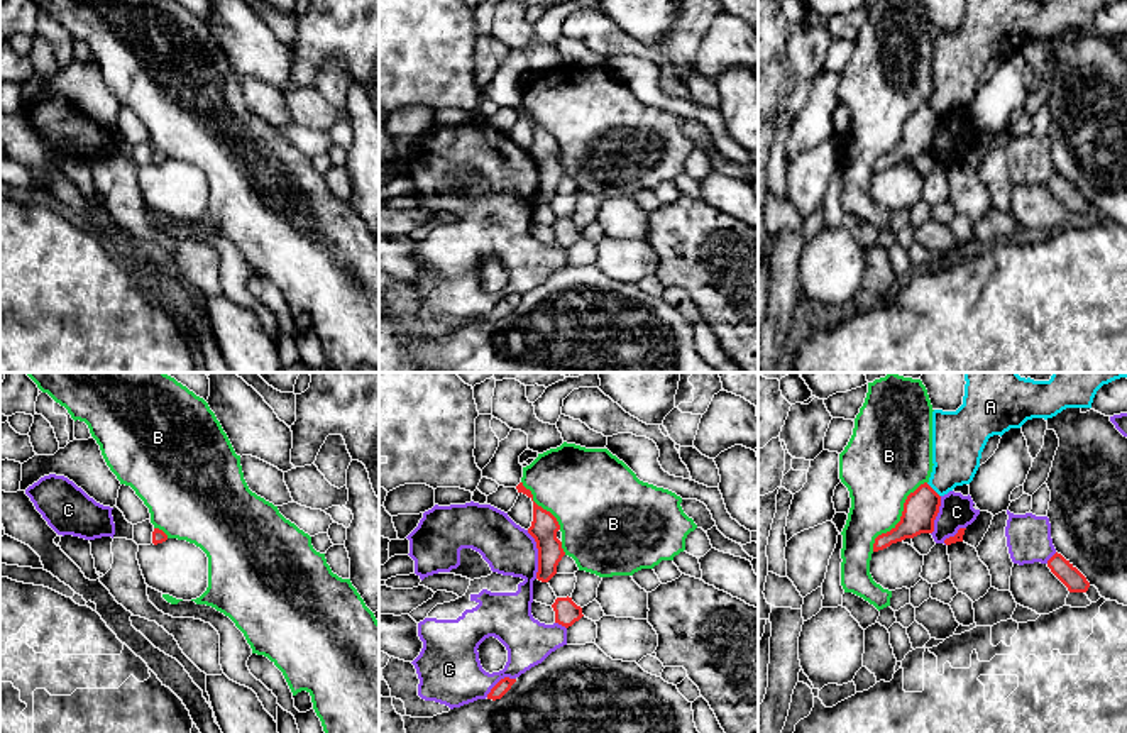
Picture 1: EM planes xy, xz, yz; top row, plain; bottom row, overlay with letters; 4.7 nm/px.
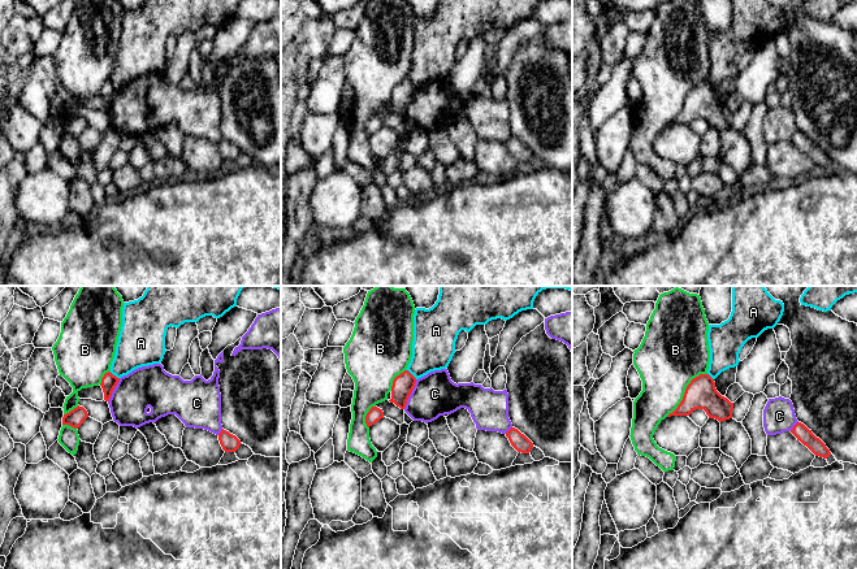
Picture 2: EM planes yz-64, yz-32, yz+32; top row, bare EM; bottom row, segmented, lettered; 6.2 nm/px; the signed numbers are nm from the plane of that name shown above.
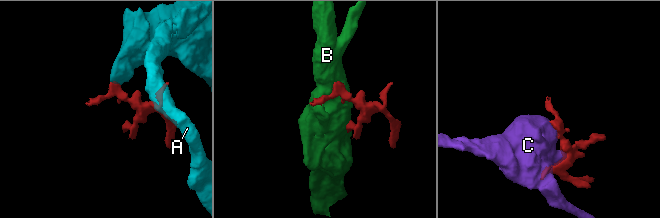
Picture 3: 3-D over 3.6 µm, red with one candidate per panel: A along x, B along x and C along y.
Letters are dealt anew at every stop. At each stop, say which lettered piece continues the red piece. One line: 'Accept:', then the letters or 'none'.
Accept: none

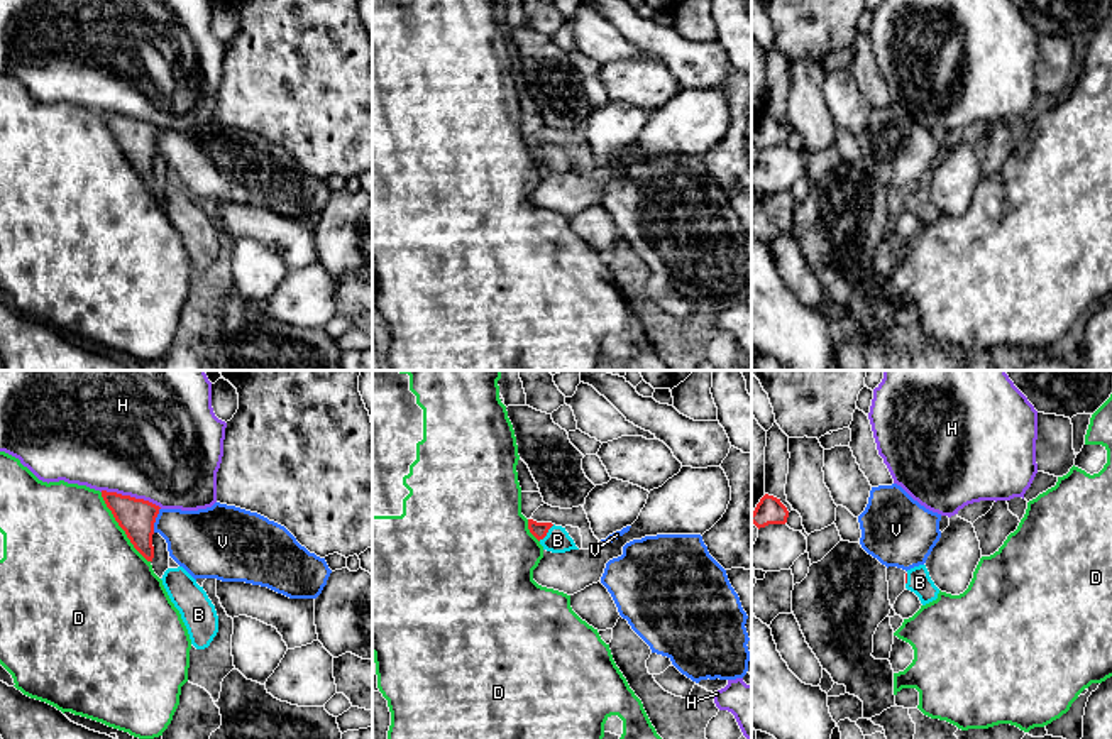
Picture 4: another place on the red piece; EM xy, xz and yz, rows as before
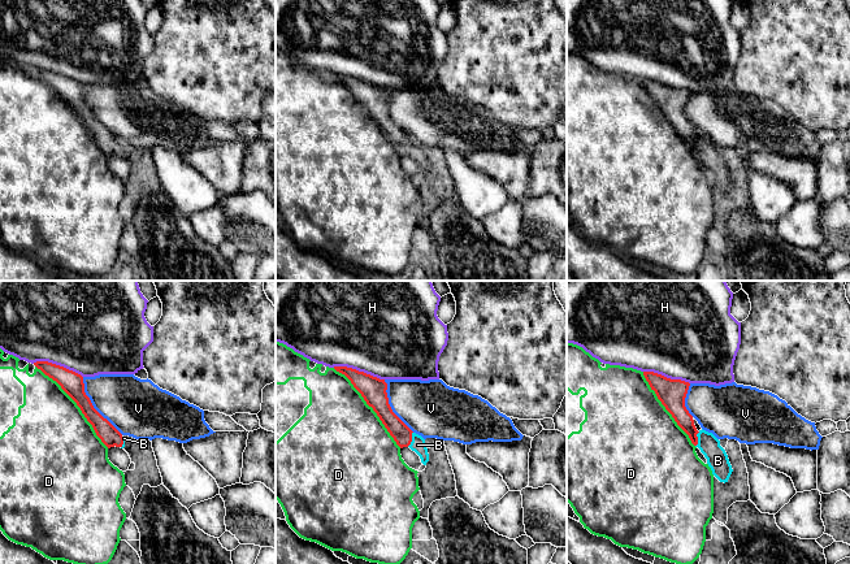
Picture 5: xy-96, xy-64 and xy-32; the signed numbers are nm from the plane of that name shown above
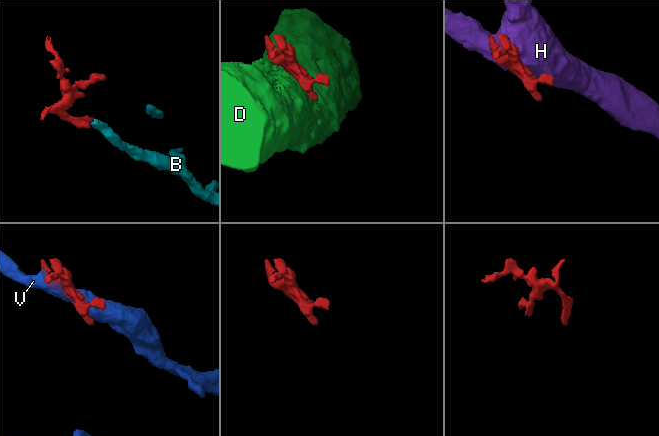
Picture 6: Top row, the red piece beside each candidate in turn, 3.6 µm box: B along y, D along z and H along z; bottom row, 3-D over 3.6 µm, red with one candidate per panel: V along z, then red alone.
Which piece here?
Accept: B

